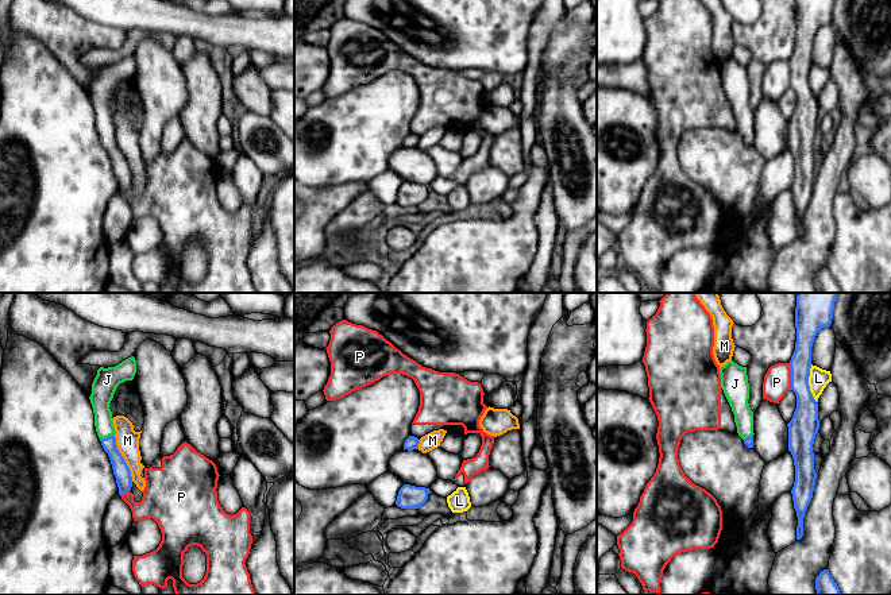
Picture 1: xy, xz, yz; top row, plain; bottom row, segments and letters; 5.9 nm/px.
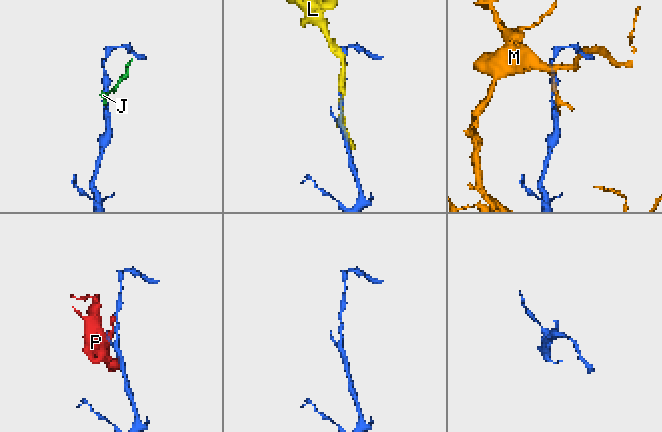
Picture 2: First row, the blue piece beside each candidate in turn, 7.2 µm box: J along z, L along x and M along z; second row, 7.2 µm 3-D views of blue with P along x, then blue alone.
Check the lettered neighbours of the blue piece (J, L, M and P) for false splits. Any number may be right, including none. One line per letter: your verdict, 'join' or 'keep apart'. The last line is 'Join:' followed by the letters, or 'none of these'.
J: join
L: keep apart
M: keep apart
P: keep apart
Join: J

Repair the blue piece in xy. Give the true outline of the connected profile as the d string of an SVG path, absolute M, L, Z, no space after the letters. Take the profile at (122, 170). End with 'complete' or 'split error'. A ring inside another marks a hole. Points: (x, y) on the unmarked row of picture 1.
M134 54L123 58L115 65L100 65L92 81L92 92L89 94L97 134L104 148L108 151L113 173L119 185L119 192L130 190L132 185L131 169L117 147L116 128L112 119L109 101L117 84L126 78L132 78L136 72L136 58Z; split error

